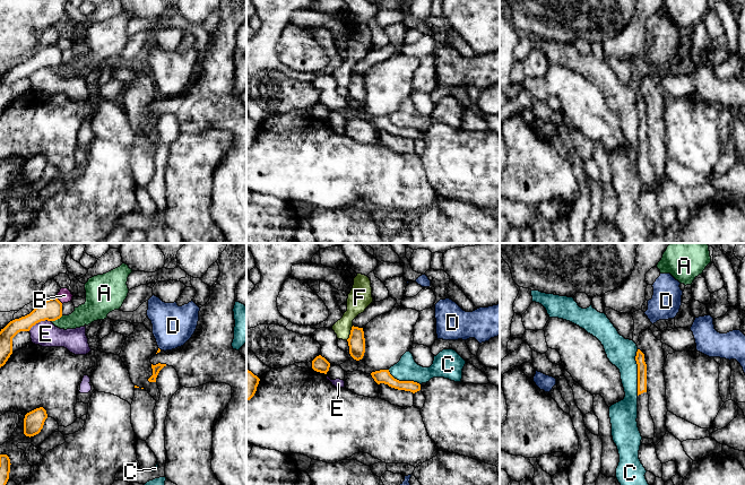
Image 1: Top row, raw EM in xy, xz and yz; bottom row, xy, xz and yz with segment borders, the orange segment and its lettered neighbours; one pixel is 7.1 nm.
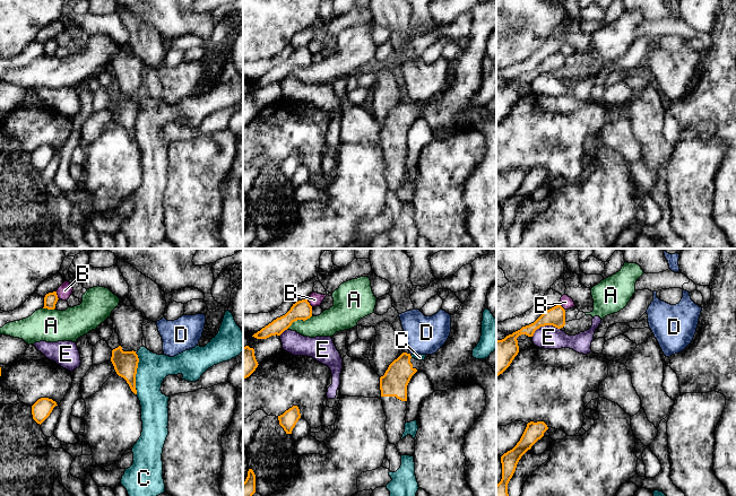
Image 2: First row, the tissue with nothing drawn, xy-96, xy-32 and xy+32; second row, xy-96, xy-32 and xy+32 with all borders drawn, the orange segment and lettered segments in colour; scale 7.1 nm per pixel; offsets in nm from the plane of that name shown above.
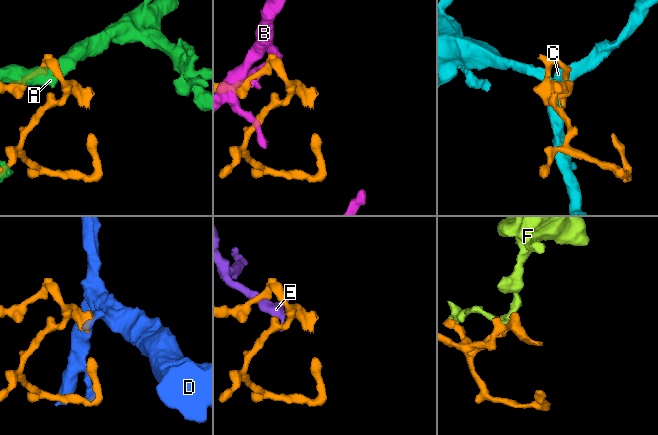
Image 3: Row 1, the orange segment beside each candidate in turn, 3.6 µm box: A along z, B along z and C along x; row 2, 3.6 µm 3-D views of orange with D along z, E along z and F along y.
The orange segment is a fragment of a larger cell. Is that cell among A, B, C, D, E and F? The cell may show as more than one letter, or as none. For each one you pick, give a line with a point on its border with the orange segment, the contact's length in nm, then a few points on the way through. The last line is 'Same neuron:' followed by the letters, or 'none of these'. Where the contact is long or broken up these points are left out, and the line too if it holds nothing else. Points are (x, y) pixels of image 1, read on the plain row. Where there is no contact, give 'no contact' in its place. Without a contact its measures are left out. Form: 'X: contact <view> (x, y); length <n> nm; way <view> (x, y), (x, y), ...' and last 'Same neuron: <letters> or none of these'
Same neuron: none of these

